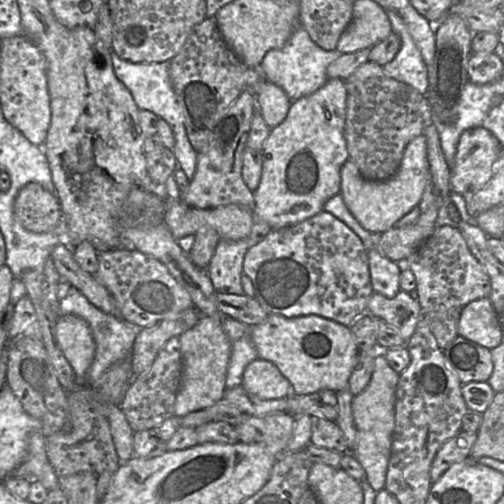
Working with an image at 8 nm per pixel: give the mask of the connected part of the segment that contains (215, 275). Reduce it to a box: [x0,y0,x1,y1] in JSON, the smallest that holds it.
[207,239,249,295]

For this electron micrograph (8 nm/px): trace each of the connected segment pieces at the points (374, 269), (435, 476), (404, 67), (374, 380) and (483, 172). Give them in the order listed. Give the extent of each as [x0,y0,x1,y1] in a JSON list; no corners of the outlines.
[[367,248,401,298],[431,430,477,481],[382,10,428,96],[352,349,400,492],[450,127,501,201]]

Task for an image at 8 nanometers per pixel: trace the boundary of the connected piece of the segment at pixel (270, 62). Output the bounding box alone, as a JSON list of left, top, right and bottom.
[259,25,341,101]

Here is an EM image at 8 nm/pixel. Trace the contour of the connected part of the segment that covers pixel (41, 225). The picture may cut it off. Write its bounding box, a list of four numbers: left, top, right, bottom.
[13,182,62,233]

